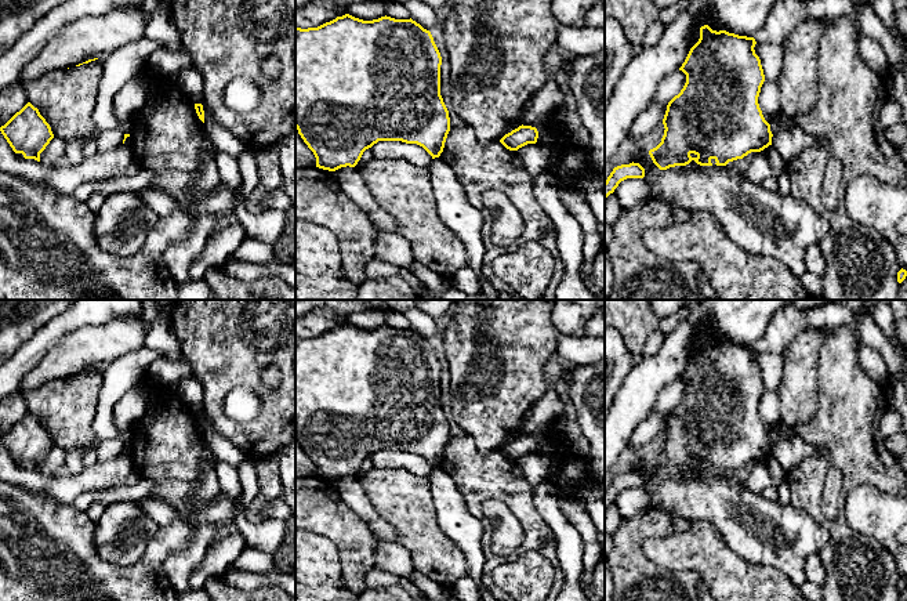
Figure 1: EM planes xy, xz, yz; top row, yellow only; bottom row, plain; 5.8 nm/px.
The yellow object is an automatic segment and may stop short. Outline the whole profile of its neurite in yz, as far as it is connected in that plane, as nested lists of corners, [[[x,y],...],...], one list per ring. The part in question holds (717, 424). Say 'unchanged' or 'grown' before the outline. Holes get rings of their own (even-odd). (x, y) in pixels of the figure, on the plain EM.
unchanged; [[[708,334],[700,337],[699,351],[679,377],[686,384],[686,392],[667,414],[661,452],[649,460],[660,479],[686,475],[692,470],[700,475],[712,475],[712,468],[716,475],[726,475],[772,455],[770,434],[758,413],[765,384],[755,354],[754,347],[716,341]]]

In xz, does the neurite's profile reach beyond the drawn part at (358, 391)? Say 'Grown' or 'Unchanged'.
Unchanged

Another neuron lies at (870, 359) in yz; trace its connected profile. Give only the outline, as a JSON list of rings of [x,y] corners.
[[[860,344],[857,347],[857,358],[860,368],[866,372],[866,374],[871,380],[877,381],[882,387],[884,392],[888,394],[890,370],[879,351],[870,345]]]

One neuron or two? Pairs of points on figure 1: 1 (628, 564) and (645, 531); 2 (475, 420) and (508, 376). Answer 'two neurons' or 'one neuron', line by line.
1: one neuron
2: one neuron

